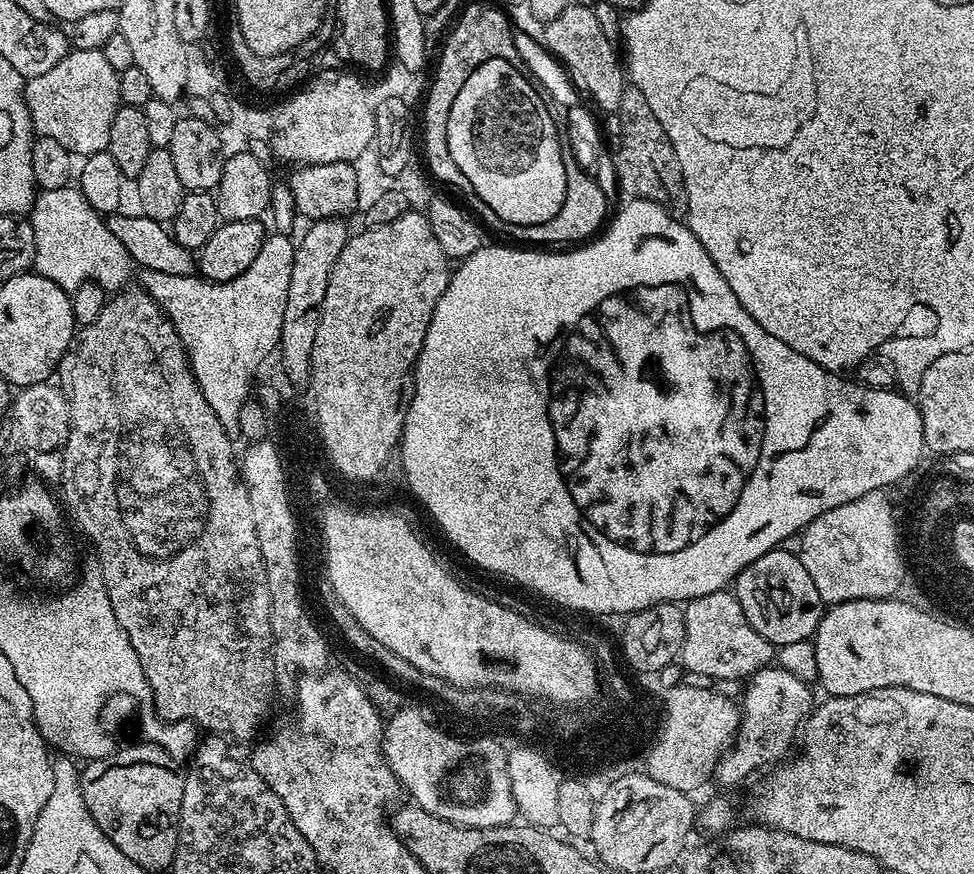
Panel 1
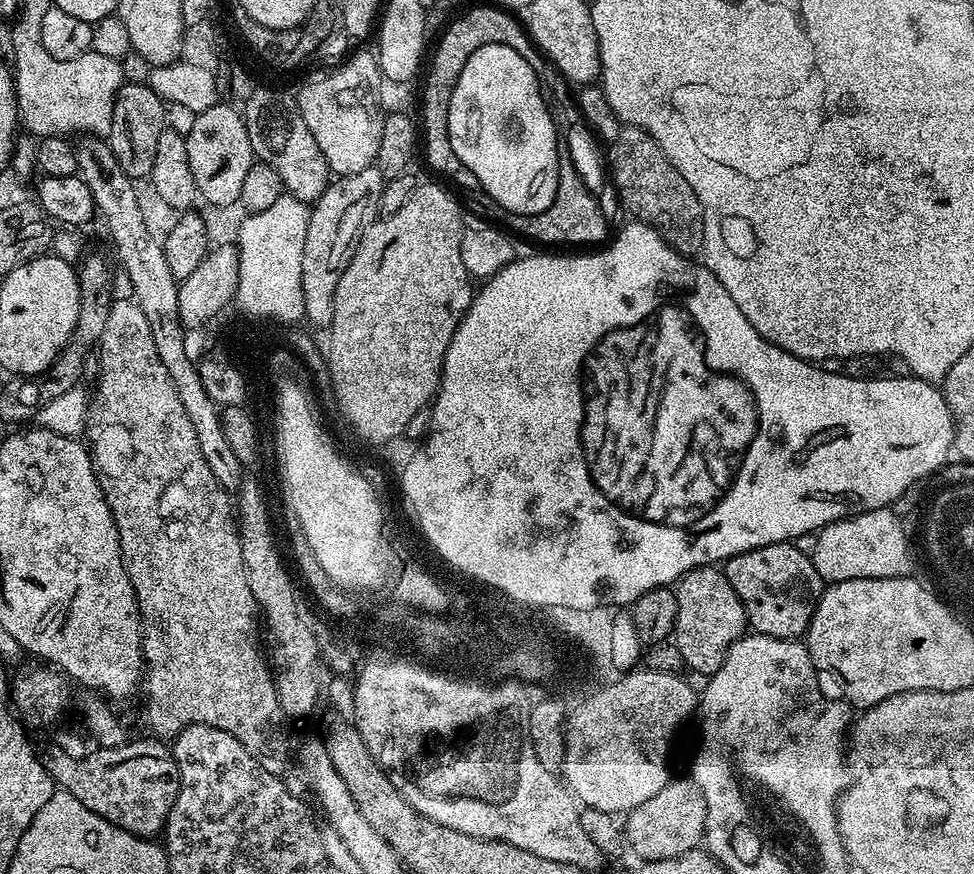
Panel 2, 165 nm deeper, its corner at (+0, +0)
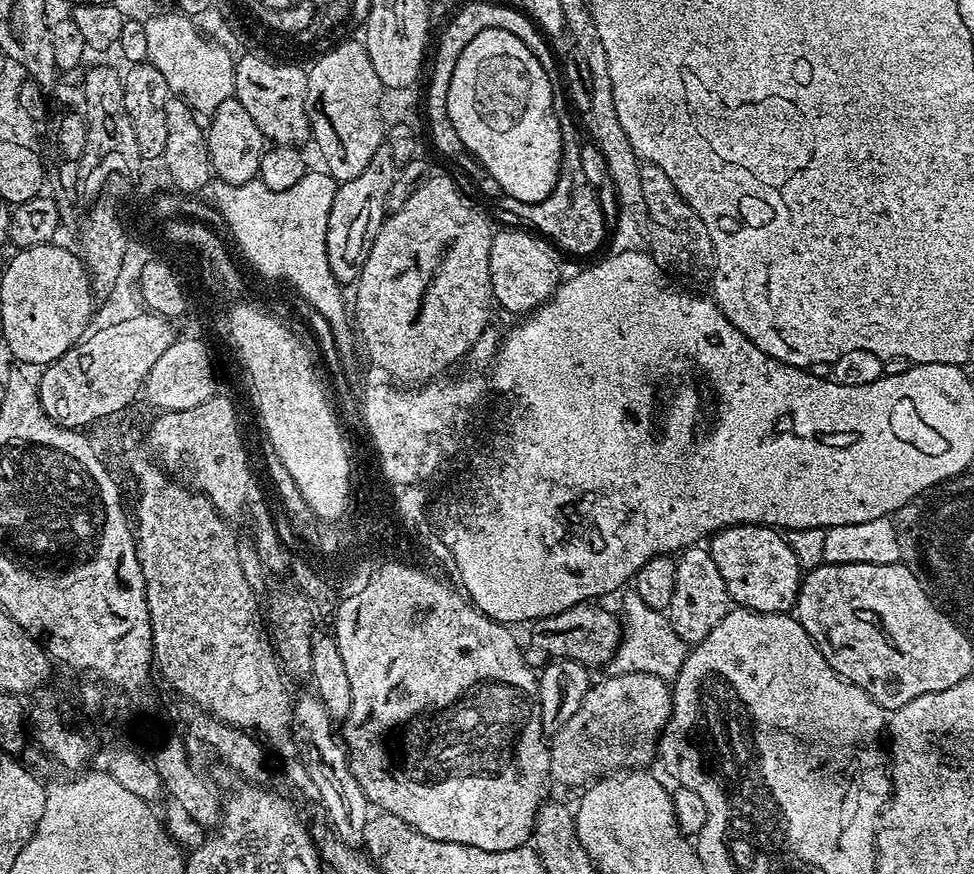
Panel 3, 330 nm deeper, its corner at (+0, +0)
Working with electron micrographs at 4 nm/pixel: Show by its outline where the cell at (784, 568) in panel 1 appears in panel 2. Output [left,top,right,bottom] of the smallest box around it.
[768,543,826,640]

